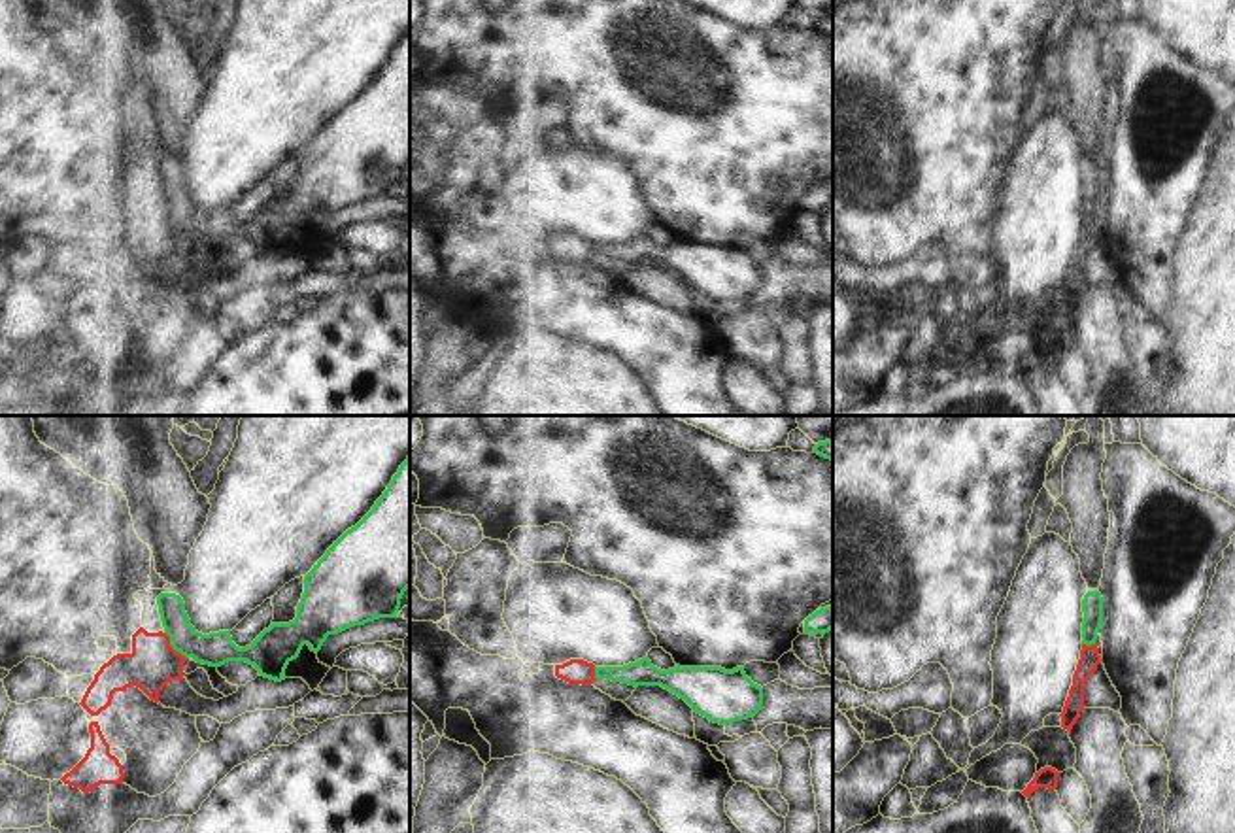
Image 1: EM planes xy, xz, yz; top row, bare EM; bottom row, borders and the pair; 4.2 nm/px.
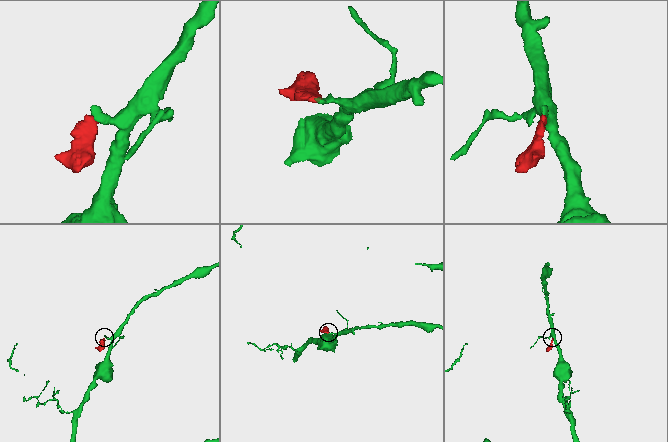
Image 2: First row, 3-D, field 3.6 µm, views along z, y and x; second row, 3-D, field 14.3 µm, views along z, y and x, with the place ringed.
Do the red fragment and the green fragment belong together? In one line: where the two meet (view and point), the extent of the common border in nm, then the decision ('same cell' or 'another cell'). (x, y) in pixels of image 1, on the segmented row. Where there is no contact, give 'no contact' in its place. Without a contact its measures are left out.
xy (170, 646) | 160 nm | another cell

